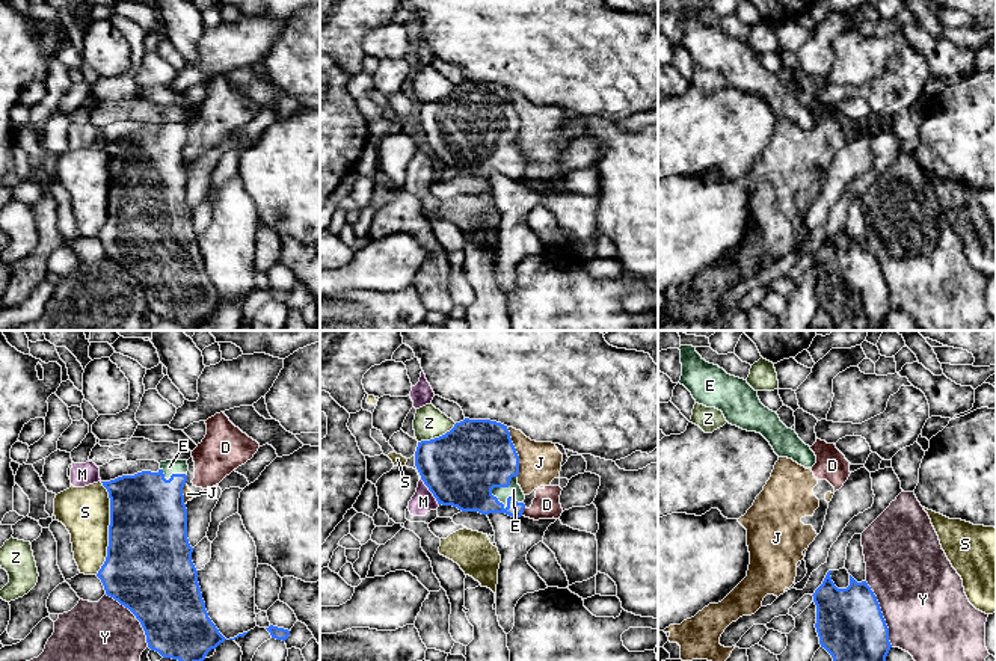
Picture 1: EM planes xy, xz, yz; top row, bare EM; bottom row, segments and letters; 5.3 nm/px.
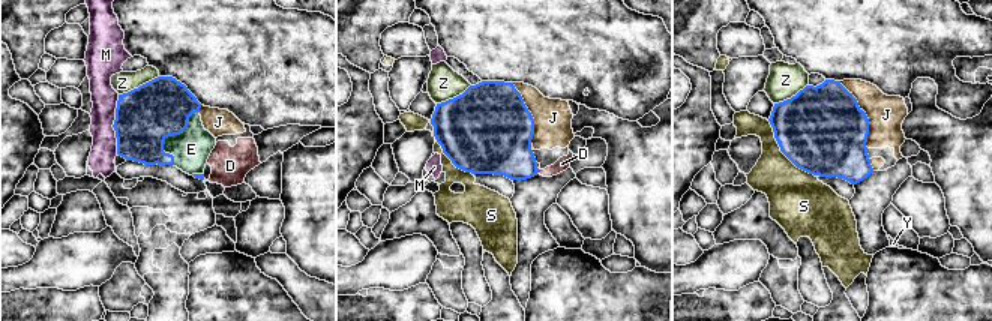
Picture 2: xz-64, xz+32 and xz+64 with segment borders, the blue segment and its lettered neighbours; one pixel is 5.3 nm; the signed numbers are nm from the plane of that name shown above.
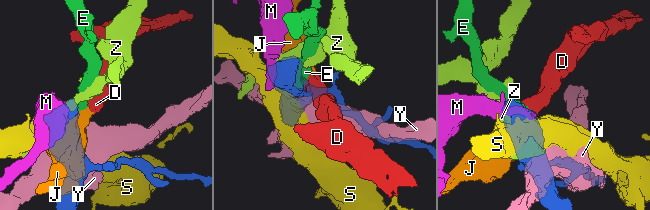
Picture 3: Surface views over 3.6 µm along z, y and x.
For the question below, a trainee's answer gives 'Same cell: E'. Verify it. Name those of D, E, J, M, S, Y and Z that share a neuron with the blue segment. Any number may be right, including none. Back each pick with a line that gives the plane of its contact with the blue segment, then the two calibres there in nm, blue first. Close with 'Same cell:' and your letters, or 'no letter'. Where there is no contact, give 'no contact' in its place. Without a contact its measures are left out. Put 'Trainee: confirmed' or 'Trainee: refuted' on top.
Trainee: confirmed
E: xz | 400/70 nm
Same cell: E

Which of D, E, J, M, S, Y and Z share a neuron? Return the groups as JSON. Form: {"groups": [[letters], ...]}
{"groups": [["D", "J"], ["E"], ["M"], ["S"], ["Y"], ["Z"]]}

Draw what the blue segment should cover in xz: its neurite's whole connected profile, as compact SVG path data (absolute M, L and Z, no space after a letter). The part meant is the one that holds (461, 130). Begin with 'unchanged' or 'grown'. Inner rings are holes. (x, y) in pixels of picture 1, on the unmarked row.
grown; M465 80L445 97L418 104L415 128L438 166L521 180L519 118L507 88Z

